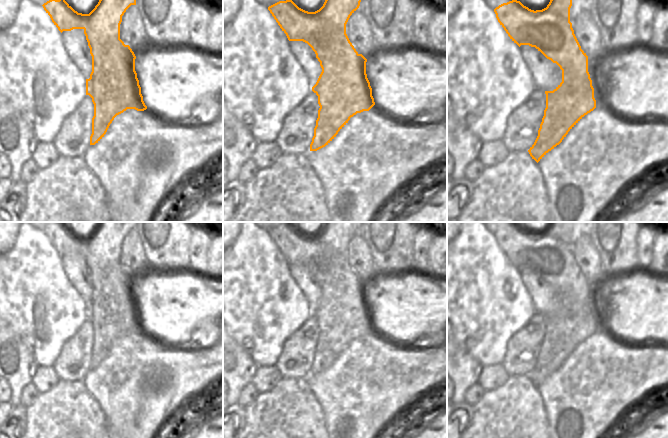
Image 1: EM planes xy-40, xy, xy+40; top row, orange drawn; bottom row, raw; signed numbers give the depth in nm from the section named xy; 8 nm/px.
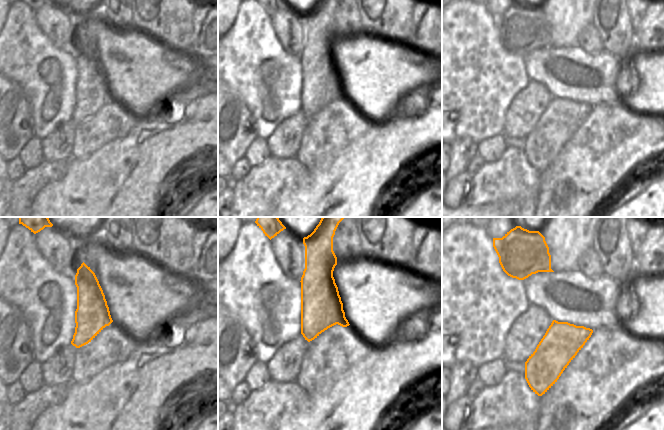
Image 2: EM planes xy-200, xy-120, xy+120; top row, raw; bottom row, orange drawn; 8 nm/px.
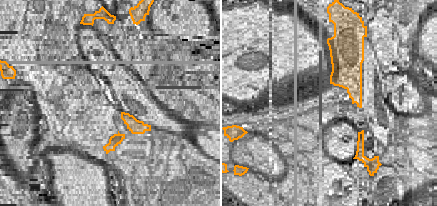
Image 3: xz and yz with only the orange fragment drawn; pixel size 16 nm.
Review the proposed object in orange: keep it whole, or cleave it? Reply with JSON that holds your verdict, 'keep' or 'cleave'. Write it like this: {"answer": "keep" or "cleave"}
{"answer": "cleave"}

